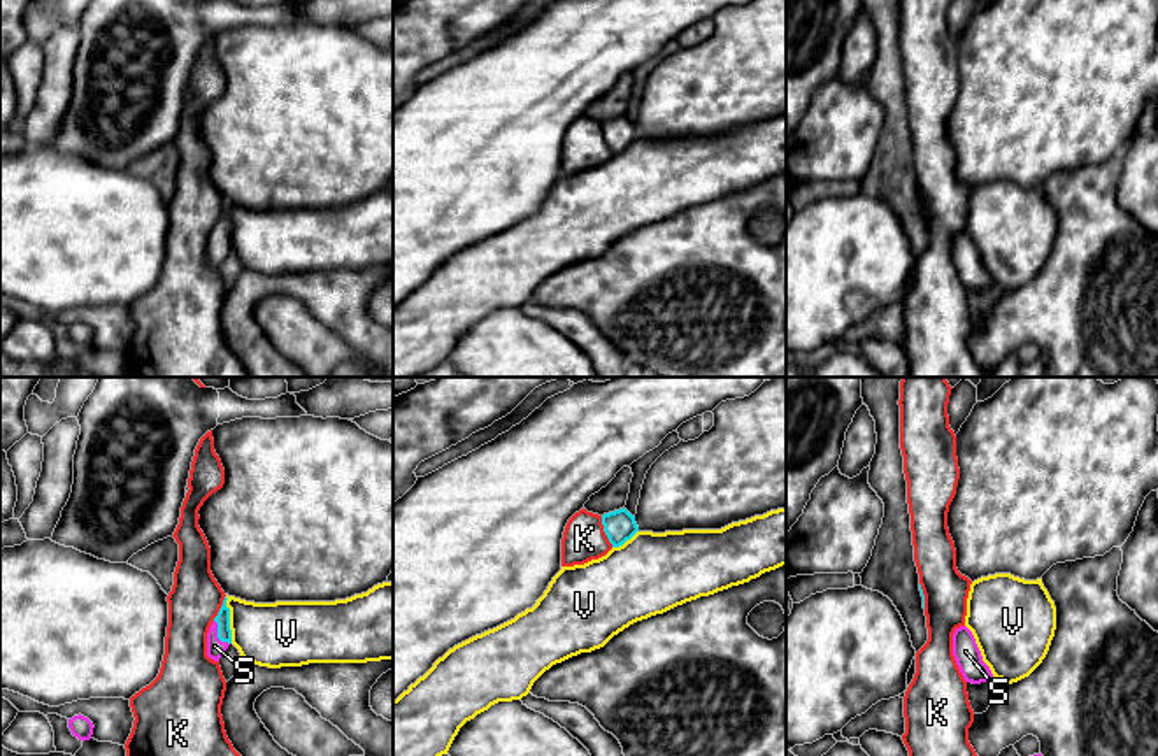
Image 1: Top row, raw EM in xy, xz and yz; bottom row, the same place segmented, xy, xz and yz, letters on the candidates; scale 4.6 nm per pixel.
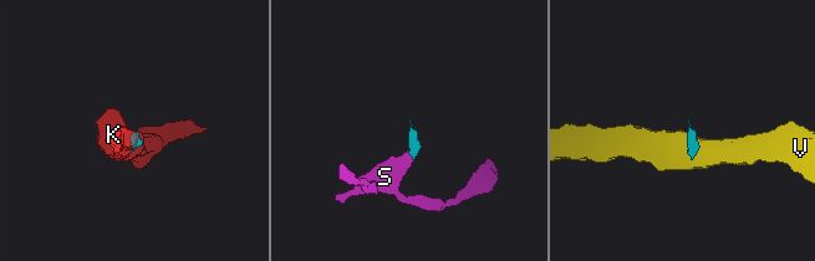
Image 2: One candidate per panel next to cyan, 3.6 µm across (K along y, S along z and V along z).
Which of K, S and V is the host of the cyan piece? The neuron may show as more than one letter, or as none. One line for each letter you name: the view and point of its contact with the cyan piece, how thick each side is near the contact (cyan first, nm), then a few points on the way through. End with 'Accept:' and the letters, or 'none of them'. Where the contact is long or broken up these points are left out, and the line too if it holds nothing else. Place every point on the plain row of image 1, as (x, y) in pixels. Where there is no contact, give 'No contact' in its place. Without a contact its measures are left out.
S: Touches cyan at xy (218, 241). Thickness 60 nm (cyan) against 80 nm. Path across: xy (223, 223), (218, 241), (214, 253)
Accept: S

